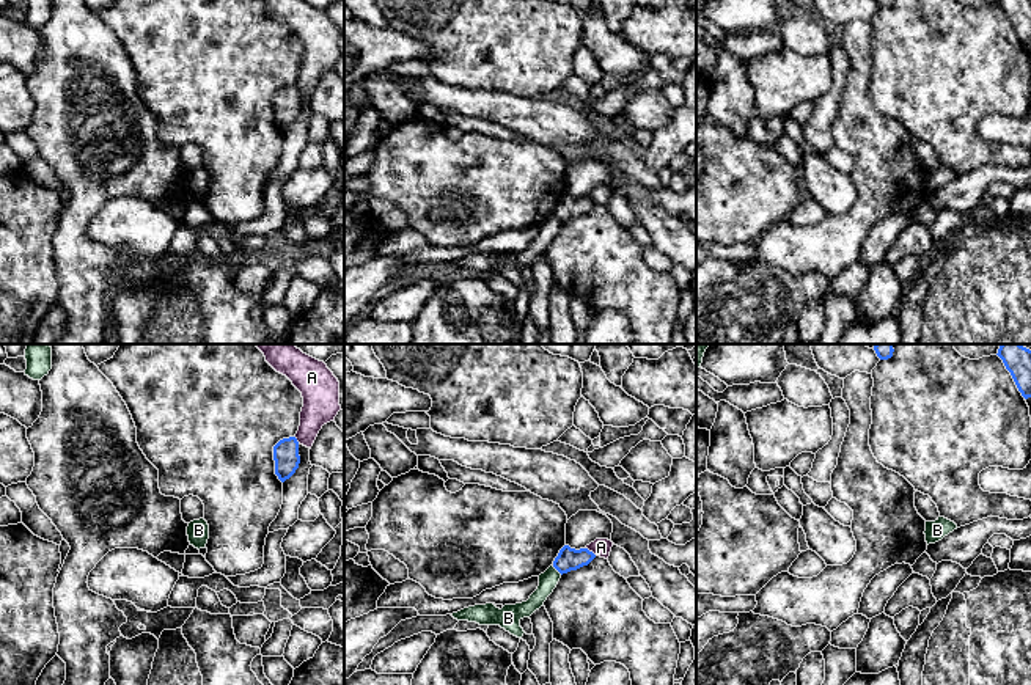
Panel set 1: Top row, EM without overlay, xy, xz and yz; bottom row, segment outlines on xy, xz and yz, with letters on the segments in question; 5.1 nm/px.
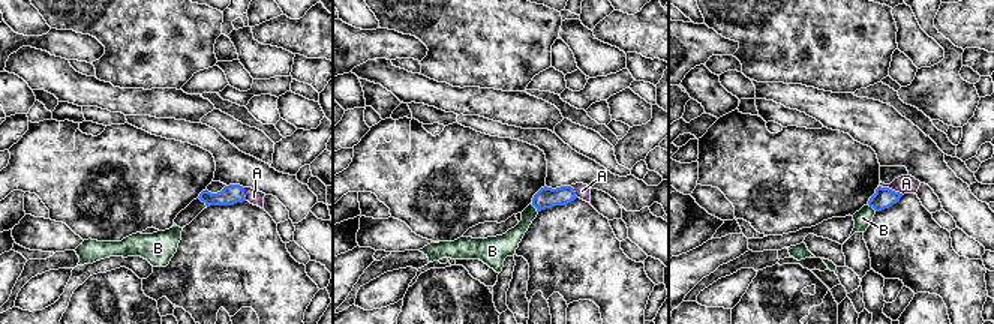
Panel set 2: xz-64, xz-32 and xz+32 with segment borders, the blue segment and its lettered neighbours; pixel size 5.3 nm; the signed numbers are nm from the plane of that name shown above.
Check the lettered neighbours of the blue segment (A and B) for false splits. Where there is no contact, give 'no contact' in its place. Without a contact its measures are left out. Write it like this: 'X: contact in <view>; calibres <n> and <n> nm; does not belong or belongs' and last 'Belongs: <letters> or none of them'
A: contact in xz; calibres 120 and 100 nm; does not belong
B: contact in xz; calibres 120 and 100 nm; does not belong
Belongs: none of them

